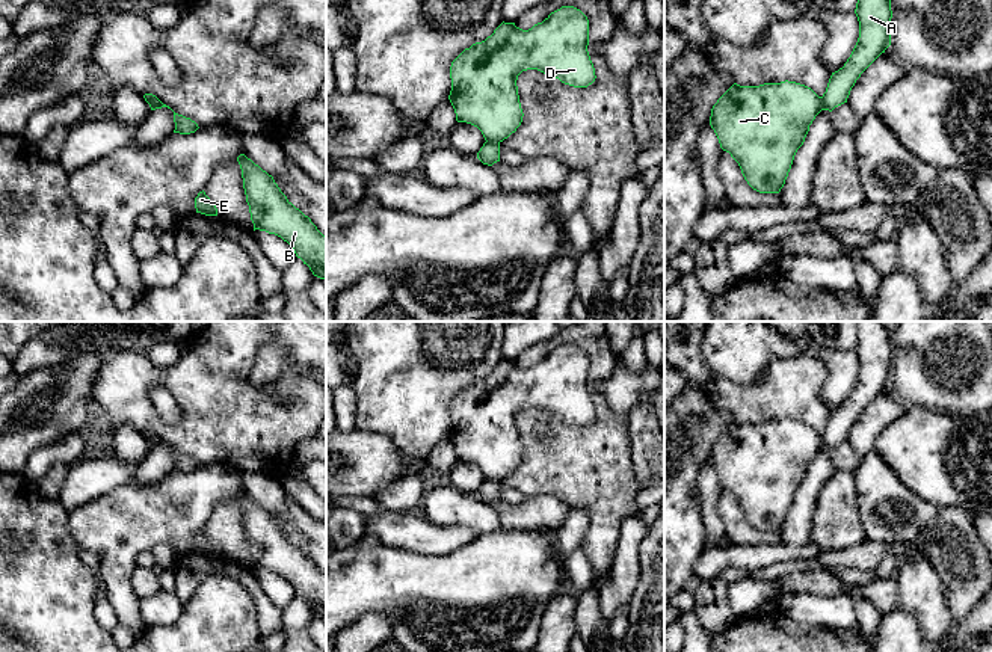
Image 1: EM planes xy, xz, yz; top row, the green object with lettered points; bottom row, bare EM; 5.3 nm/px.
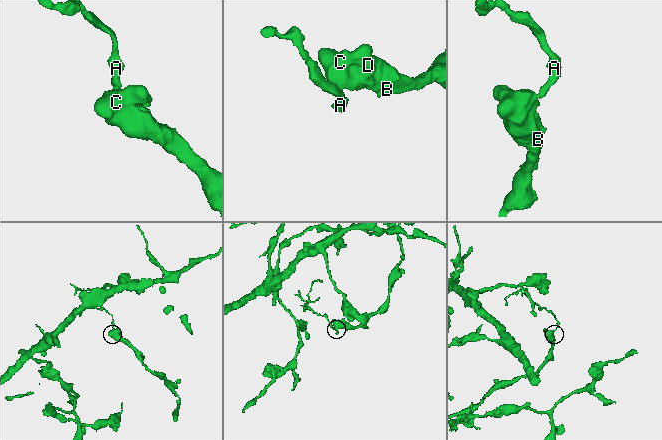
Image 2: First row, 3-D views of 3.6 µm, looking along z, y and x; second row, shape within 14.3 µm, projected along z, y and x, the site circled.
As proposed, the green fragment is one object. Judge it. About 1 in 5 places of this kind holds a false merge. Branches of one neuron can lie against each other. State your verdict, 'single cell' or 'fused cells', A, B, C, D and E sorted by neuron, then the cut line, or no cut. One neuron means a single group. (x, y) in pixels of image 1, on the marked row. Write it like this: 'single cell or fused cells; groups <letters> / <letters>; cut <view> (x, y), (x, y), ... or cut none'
fused cells; groups A / B C D E; cut xz (486, 141), (499, 144)

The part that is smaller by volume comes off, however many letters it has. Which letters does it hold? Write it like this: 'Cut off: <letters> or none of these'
Cut off: A

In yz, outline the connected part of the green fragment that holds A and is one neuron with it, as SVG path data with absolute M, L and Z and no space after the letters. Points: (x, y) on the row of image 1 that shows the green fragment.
M858 0L855 14L859 21L858 42L844 66L832 72L821 97L829 112L847 103L861 74L891 45L891 0Z

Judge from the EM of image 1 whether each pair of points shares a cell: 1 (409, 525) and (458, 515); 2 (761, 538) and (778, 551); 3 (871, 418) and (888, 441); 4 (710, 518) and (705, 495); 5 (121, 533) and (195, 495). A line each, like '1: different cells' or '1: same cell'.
1: different cells
2: different cells
3: different cells
4: same cell
5: same cell

